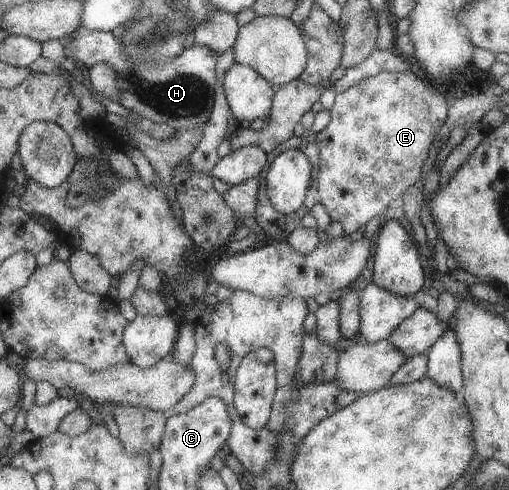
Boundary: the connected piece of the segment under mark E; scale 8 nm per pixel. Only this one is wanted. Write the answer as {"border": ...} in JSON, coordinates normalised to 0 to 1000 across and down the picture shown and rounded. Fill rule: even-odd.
{"border":[[[815,143],[749,145],[660,190],[648,233],[646,255],[619,273],[631,322],[623,345],[623,390],[627,412],[639,420],[654,455],[670,455],[676,476],[688,480],[747,441],[772,406],[788,402],[796,386],[827,361],[855,271],[862,271],[872,253],[859,239],[878,239],[878,206],[870,202],[870,190],[843,173],[843,159]]]}

